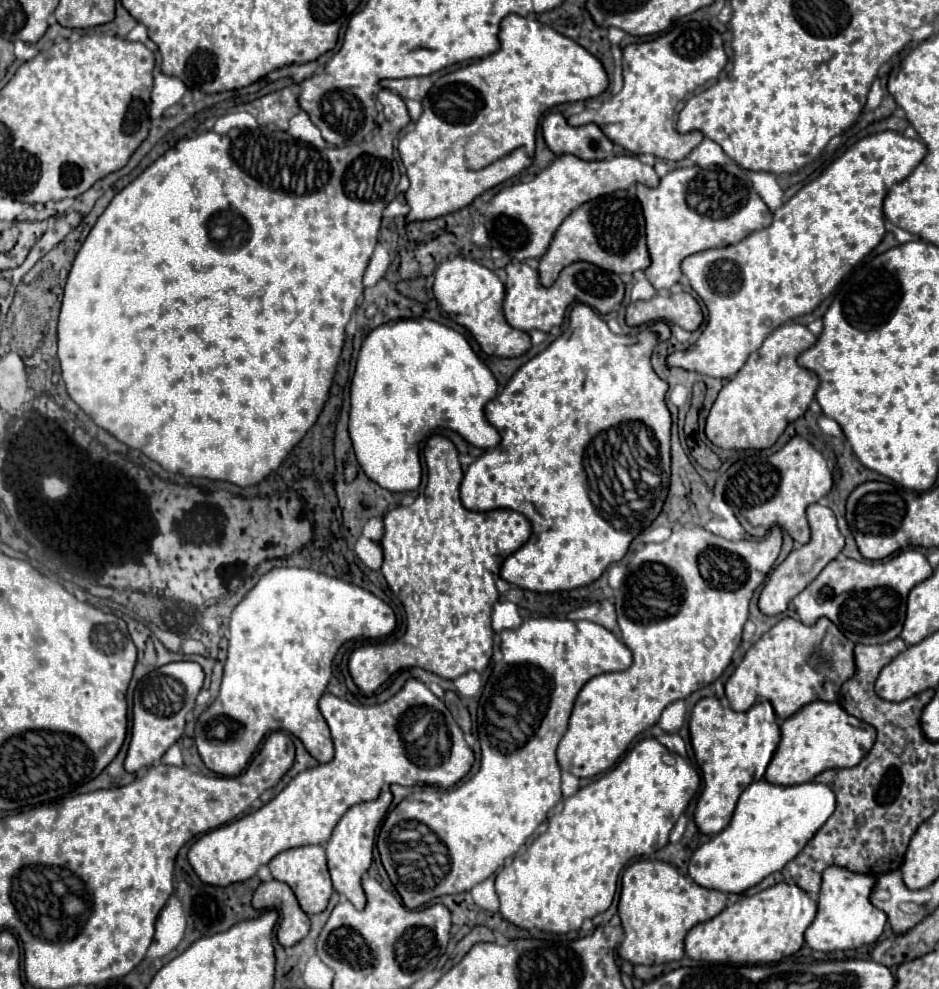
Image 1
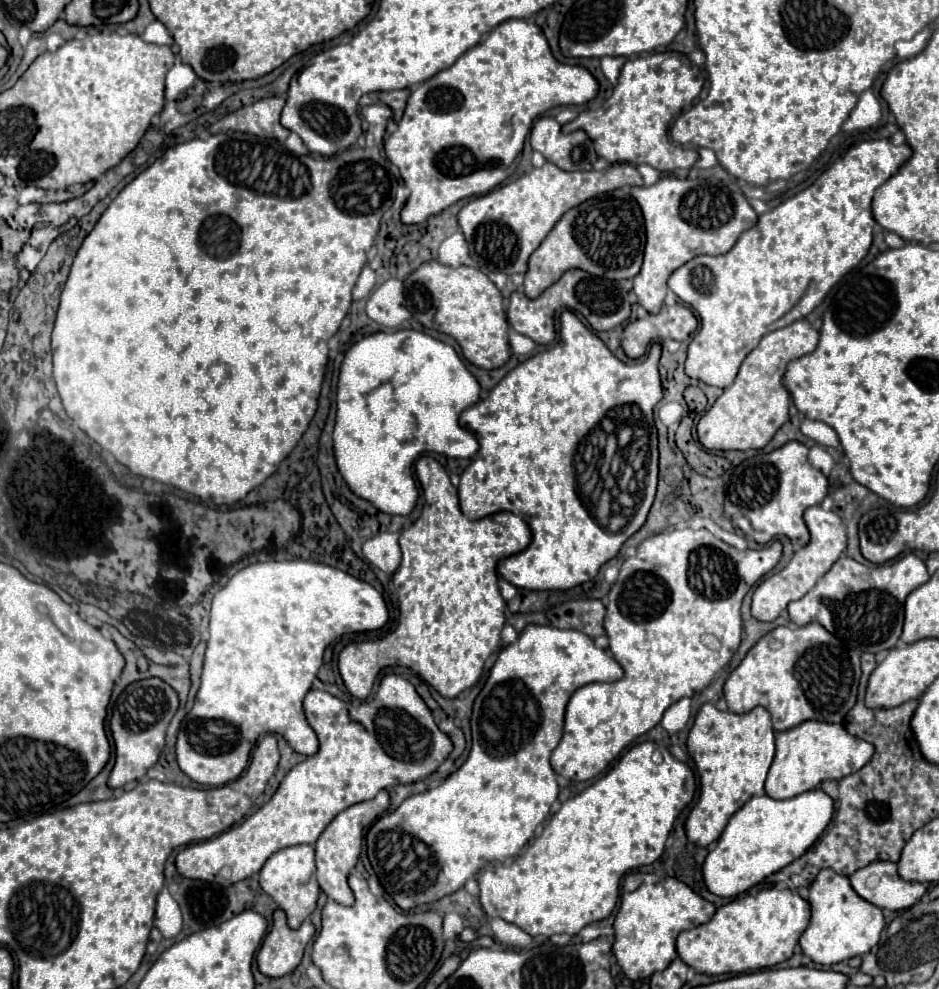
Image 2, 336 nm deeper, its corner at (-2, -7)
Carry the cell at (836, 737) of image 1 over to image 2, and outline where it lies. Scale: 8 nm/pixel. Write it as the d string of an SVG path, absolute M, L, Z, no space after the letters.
M808 720L796 728L776 734L776 756L770 766L764 790L774 800L786 800L816 788L824 780L840 780L858 772L872 758L874 748L866 740L854 738L842 724Z

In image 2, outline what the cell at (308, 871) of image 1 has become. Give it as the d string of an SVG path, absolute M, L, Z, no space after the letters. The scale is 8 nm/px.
M298 844L298 846L290 846L290 848L278 850L276 854L272 854L266 860L266 864L260 870L260 886L262 886L262 890L268 896L274 898L274 902L278 904L280 910L286 912L288 926L294 928L294 930L316 908L316 900L318 900L318 894L320 894L320 886L318 886L314 874L316 874L316 866L314 866L314 846L310 846L310 844Z

